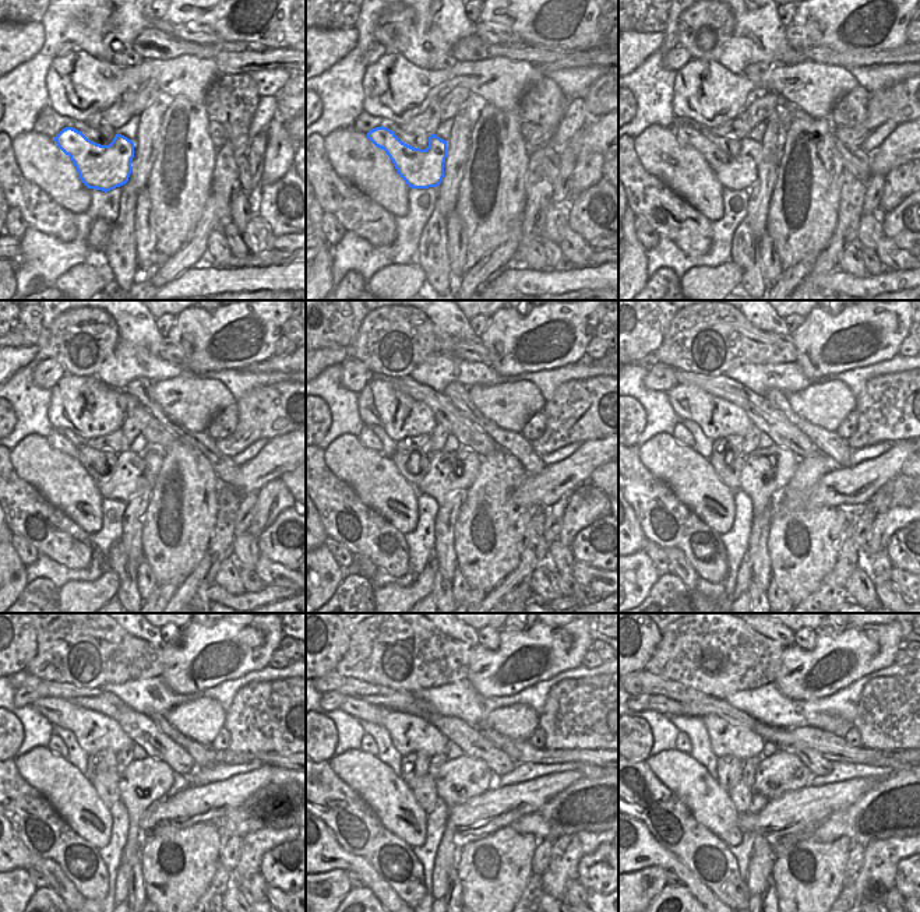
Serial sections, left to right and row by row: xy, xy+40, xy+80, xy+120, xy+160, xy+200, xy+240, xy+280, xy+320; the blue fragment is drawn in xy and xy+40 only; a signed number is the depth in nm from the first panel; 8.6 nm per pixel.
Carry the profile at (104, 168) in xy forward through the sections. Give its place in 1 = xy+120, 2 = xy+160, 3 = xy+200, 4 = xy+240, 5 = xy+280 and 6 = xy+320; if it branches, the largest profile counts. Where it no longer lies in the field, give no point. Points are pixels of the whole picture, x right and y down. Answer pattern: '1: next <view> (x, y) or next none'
1: next xy+120 (133, 471)
2: next xy+160 (458, 469)
3: next xy+200 (765, 472)
4: next xy+240 (145, 781)
5: next xy+280 (460, 780)
6: next xy+320 (781, 773)

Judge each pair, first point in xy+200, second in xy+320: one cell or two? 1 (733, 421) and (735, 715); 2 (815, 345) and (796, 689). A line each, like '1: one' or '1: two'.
1: two
2: one

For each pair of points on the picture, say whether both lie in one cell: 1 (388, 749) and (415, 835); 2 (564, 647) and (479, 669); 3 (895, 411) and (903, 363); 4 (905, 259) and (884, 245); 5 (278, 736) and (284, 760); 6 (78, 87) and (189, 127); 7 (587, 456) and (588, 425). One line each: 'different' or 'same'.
1: different
2: same
3: different
4: same
5: different
6: different
7: different

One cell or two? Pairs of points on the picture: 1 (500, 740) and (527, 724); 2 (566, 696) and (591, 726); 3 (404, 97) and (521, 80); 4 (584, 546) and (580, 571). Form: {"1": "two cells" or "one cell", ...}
{"1": "two cells", "2": "one cell", "3": "one cell", "4": "two cells"}

